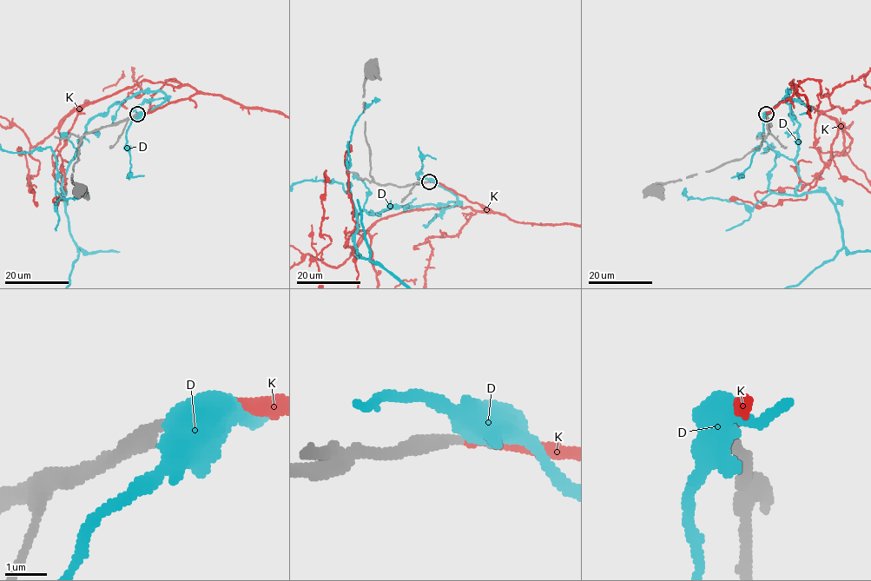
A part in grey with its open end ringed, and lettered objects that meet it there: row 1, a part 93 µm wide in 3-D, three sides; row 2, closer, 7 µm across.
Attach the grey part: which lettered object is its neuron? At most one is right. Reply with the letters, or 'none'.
K

